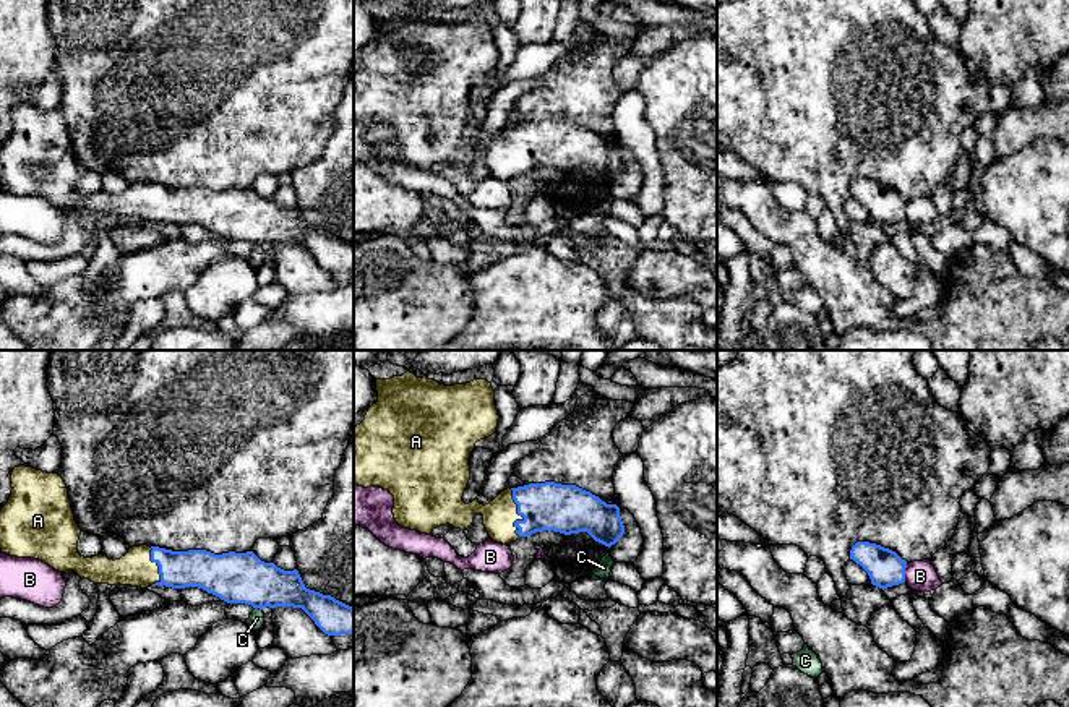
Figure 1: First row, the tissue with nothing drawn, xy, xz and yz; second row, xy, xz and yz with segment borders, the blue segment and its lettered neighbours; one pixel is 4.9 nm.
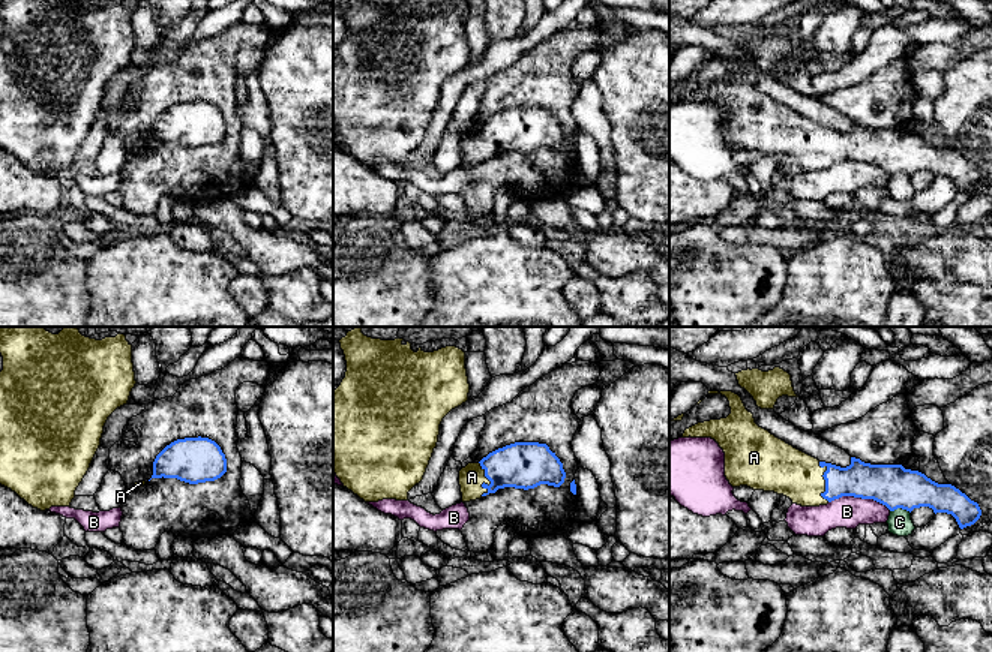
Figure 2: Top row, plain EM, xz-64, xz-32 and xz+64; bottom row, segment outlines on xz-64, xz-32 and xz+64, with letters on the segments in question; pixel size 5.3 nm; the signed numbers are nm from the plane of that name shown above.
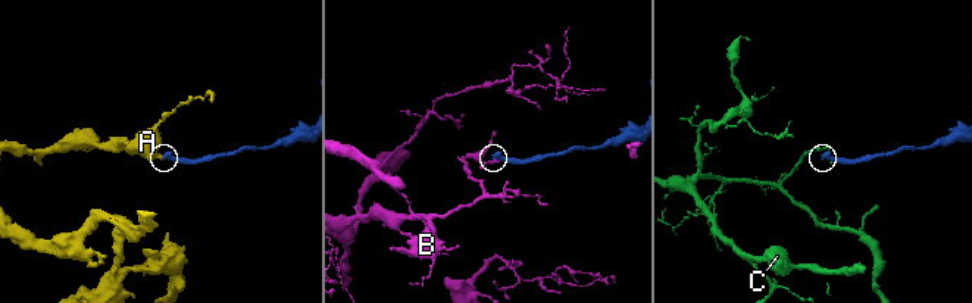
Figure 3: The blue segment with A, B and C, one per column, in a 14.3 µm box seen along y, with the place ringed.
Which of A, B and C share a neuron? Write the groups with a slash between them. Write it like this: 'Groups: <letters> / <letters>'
Groups: A / B / C

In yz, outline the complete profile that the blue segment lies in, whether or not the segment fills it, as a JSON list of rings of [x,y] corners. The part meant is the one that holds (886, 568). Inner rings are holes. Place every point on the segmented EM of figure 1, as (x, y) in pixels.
[[[856,542],[850,550],[850,559],[860,564],[871,584],[887,589],[905,582],[907,561],[895,551],[869,542]]]

